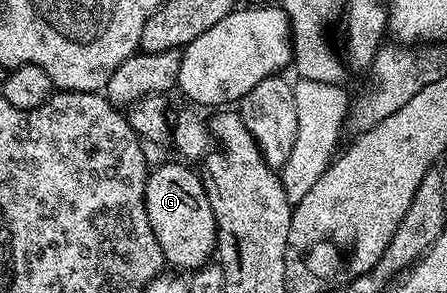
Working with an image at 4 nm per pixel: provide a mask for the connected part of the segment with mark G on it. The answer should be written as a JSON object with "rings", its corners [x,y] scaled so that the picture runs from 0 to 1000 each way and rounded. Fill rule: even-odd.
{"rings":[[[367,556],[336,587],[324,628],[324,703],[338,788],[356,816],[371,894],[396,918],[430,925],[470,901],[485,846],[485,765],[472,720],[456,614],[421,577],[421,560]]]}

